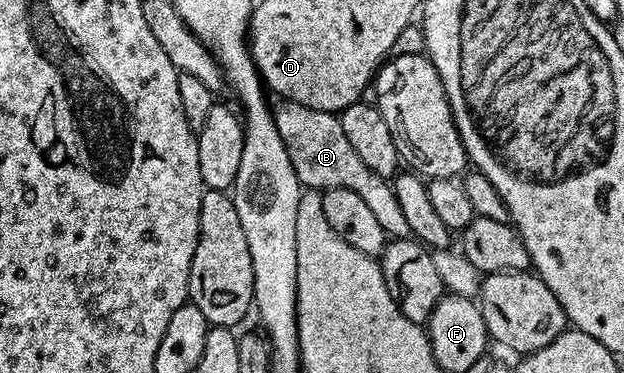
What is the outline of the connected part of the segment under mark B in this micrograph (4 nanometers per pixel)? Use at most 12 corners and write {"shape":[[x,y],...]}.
{"shape":[[282,99],[275,126],[301,185],[355,190],[408,237],[394,185],[355,154],[340,115]]}

